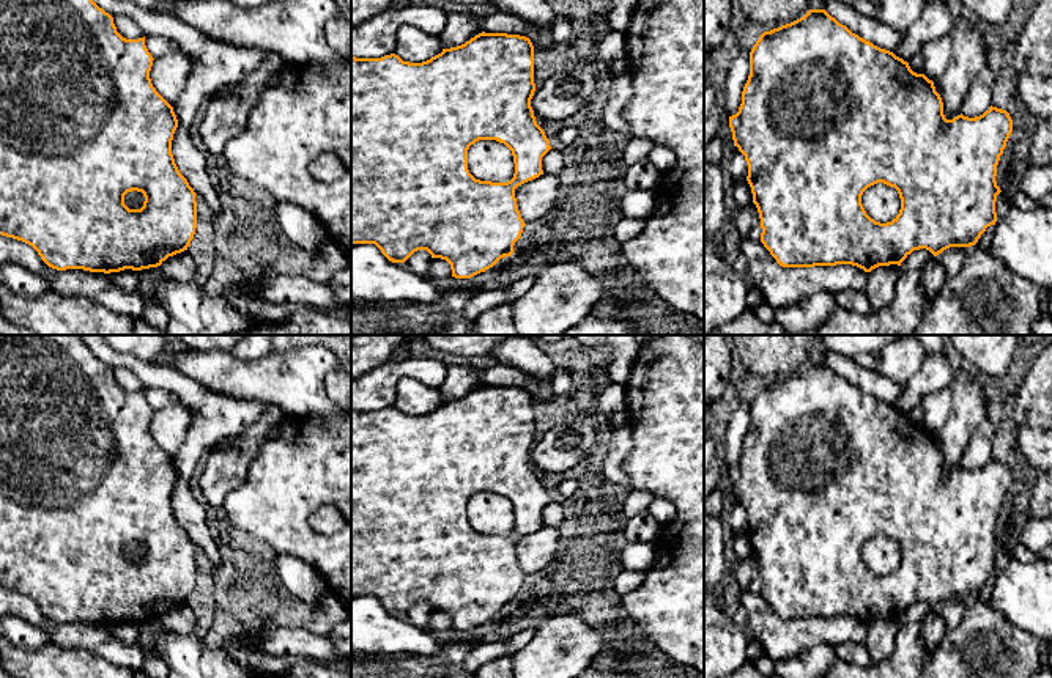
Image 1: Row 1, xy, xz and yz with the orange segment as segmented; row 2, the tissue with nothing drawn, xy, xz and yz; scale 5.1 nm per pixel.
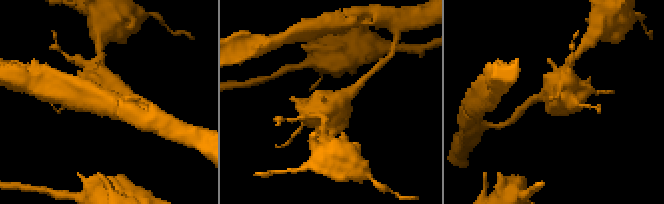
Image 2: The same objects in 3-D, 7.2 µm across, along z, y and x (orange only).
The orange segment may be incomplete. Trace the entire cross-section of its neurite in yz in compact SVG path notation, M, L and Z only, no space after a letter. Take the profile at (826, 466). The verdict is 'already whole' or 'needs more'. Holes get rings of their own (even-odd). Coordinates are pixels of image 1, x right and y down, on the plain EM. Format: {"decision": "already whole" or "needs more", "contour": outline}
{"decision": "already whole", "contour": "M809 362L803 370L770 384L764 384L759 389L750 404L750 428L742 444L742 456L739 464L729 469L729 480L734 499L745 508L748 518L746 533L751 540L753 555L756 557L761 571L761 595L783 620L852 617L865 625L871 625L879 618L901 618L913 602L926 601L937 609L950 599L975 598L986 580L997 574L995 554L1002 543L997 538L995 529L1000 508L1013 485L1009 466L991 458L983 467L975 470L961 466L953 472L946 472L942 450L935 444L932 433L924 426L913 425L909 415L893 404L880 401L852 385L825 362ZM877 535L895 540L901 551L899 566L887 576L871 571L861 557L863 544Z"}

